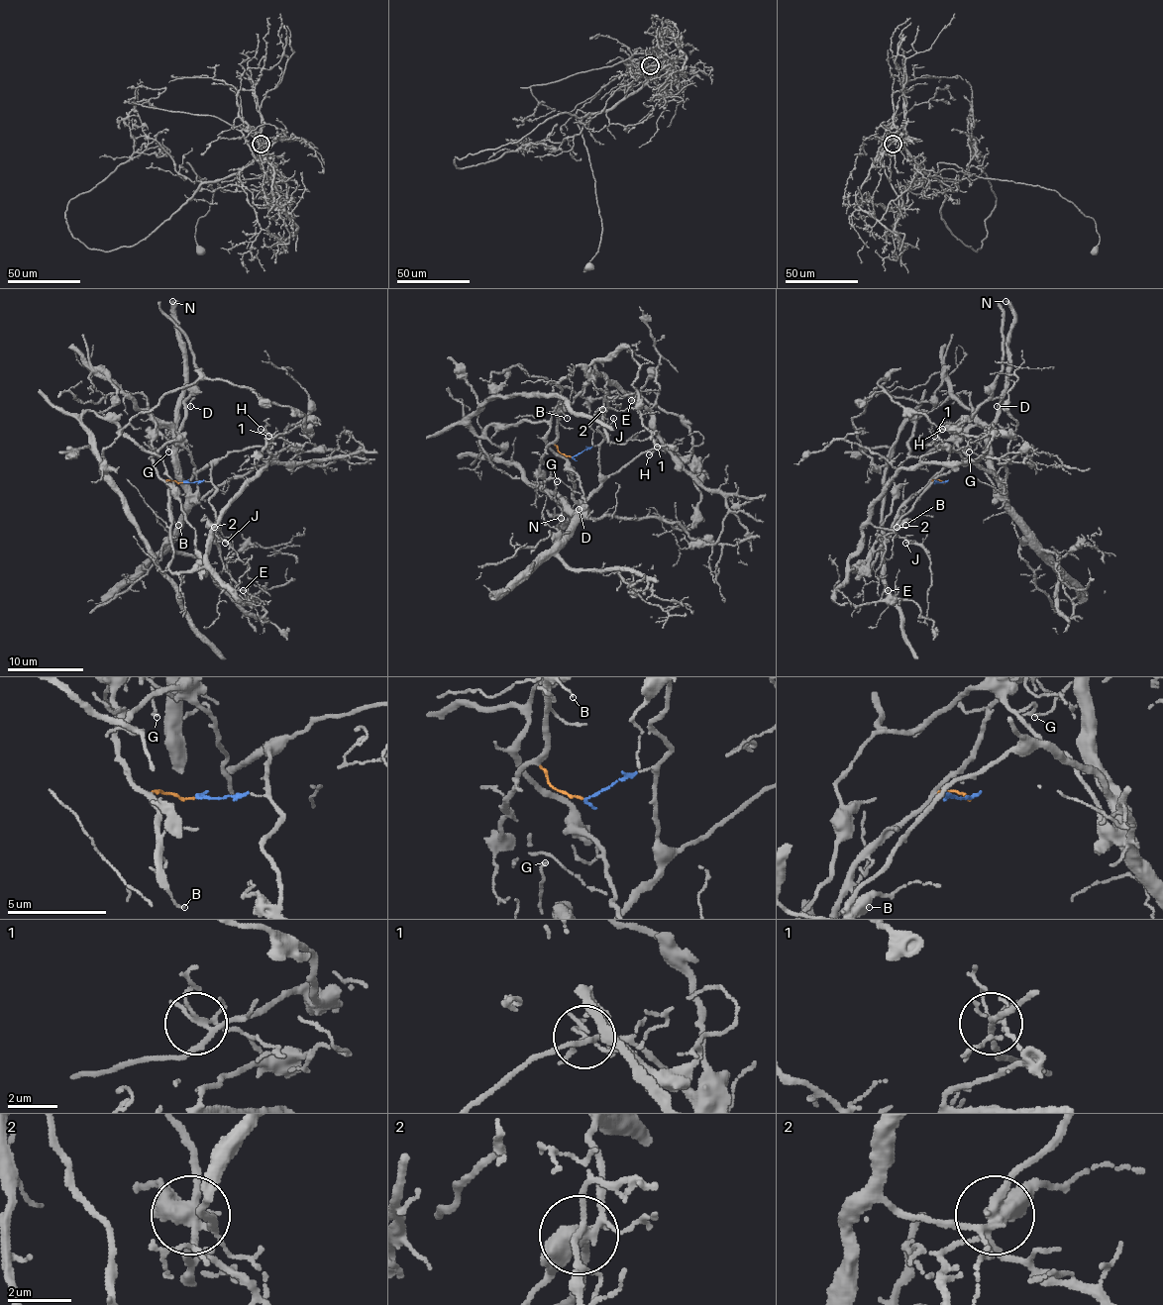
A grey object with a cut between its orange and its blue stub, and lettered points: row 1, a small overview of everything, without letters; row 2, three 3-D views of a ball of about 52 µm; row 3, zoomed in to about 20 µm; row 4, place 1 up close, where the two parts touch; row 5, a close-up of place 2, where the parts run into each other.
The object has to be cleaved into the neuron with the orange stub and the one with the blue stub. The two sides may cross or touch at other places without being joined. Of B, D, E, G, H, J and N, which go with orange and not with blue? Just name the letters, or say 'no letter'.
B, E

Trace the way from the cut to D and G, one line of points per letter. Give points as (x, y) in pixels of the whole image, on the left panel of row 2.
D: (184, 483), (209, 479), (210, 462), (184, 481), (178, 464), (176, 418), (180, 397), (187, 392), (189, 407)
G: (184, 483), (209, 479), (210, 462), (189, 479), (182, 479), (176, 440), (170, 434), (166, 436), (168, 451)

